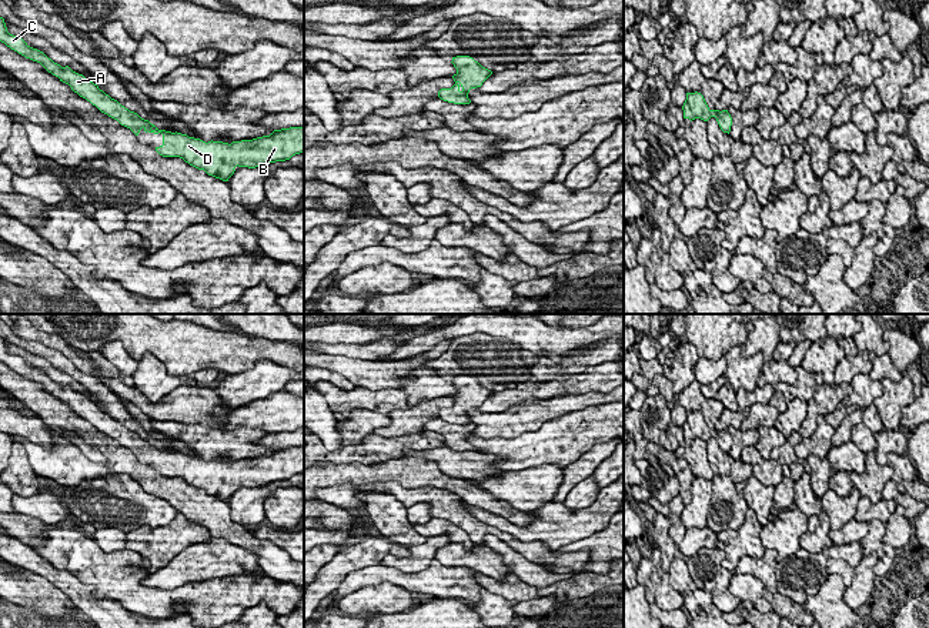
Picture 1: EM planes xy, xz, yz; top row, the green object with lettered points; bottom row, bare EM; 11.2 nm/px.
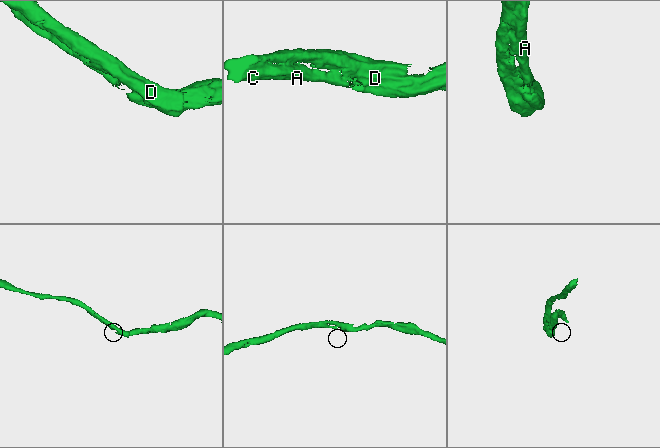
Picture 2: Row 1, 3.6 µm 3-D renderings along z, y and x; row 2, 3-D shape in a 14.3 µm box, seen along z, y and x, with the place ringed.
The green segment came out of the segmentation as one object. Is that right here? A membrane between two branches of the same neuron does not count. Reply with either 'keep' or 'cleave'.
keep

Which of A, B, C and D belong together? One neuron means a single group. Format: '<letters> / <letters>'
A B C D

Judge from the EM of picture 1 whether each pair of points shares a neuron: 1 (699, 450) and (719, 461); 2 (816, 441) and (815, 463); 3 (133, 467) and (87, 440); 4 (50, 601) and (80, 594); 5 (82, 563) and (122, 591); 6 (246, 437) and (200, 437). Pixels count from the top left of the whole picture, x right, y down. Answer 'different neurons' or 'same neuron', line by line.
1: different neurons
2: different neurons
3: same neuron
4: different neurons
5: same neuron
6: same neuron

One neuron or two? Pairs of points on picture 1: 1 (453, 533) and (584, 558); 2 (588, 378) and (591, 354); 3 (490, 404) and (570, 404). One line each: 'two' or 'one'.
1: two
2: two
3: two

